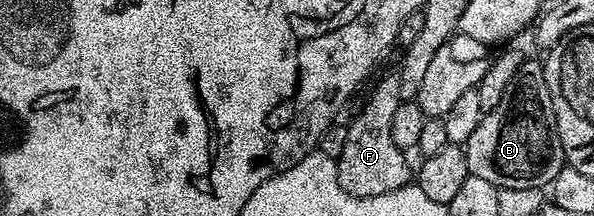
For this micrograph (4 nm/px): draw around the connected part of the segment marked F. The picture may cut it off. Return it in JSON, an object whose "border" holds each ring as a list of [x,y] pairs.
{"border":[[[397,73],[386,75],[374,87],[358,116],[346,127],[344,153],[337,159],[338,184],[349,195],[363,199],[373,195],[392,193],[407,186],[412,179],[412,163],[406,160],[407,152],[392,141],[392,116],[400,102],[400,77]]]}

